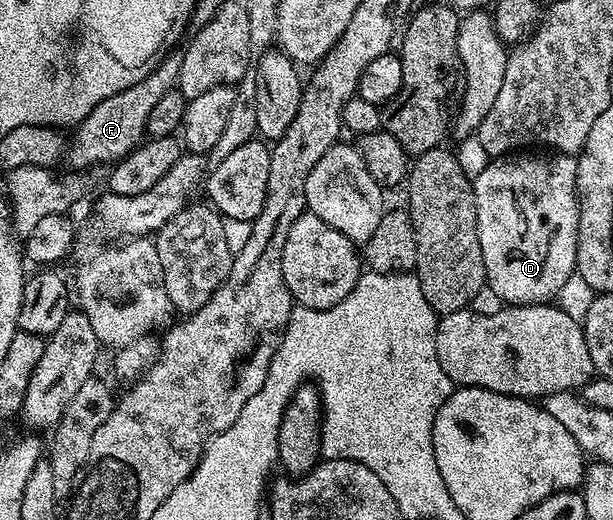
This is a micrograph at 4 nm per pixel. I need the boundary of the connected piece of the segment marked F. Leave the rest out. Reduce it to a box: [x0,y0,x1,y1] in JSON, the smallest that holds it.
[65,51,183,170]

